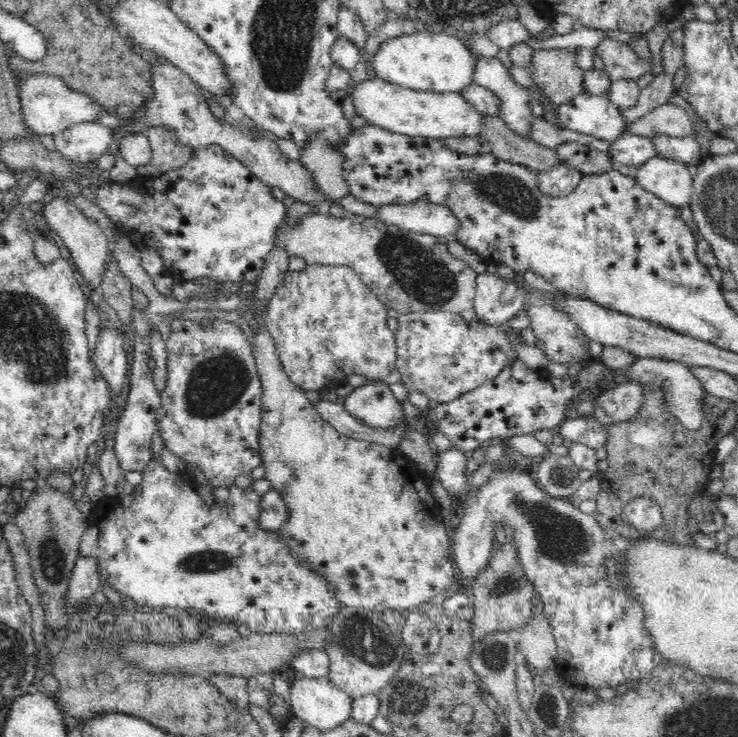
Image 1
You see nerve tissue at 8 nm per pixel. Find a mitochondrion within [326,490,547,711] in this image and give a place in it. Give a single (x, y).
(356, 639)

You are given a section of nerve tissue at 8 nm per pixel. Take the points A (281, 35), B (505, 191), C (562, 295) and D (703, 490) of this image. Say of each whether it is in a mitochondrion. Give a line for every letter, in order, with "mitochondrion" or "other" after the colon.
A: mitochondrion
B: mitochondrion
C: other
D: other

